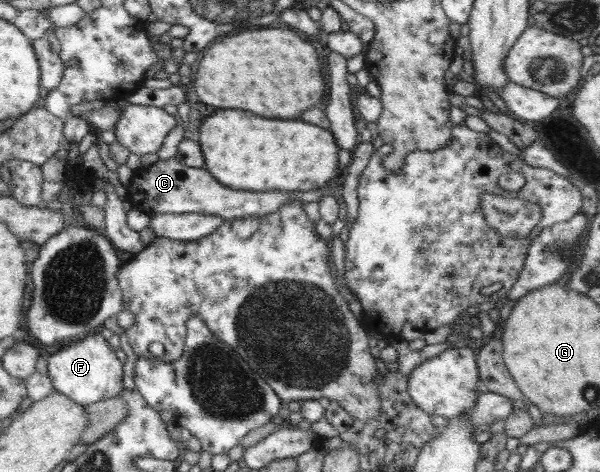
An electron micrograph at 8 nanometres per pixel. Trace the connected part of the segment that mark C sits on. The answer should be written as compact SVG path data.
M175 158L159 160L148 167L141 167L134 171L126 191L128 195L125 203L130 203L133 208L151 215L201 213L215 215L225 220L268 215L268 213L278 211L284 203L290 203L290 201L300 201L304 204L312 201L319 202L324 195L321 188L302 193L234 191L214 179L204 168L188 167L176 161Z

